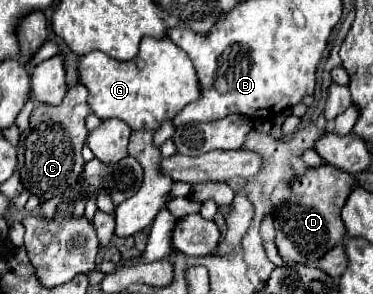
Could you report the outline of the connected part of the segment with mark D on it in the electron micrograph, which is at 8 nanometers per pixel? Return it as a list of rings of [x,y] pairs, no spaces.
[[[329,164],[307,168],[301,176],[295,176],[291,182],[291,196],[273,210],[273,226],[277,232],[275,244],[285,262],[315,264],[327,250],[343,242],[347,232],[341,220],[341,208],[345,206],[355,180],[353,174],[331,168]]]

